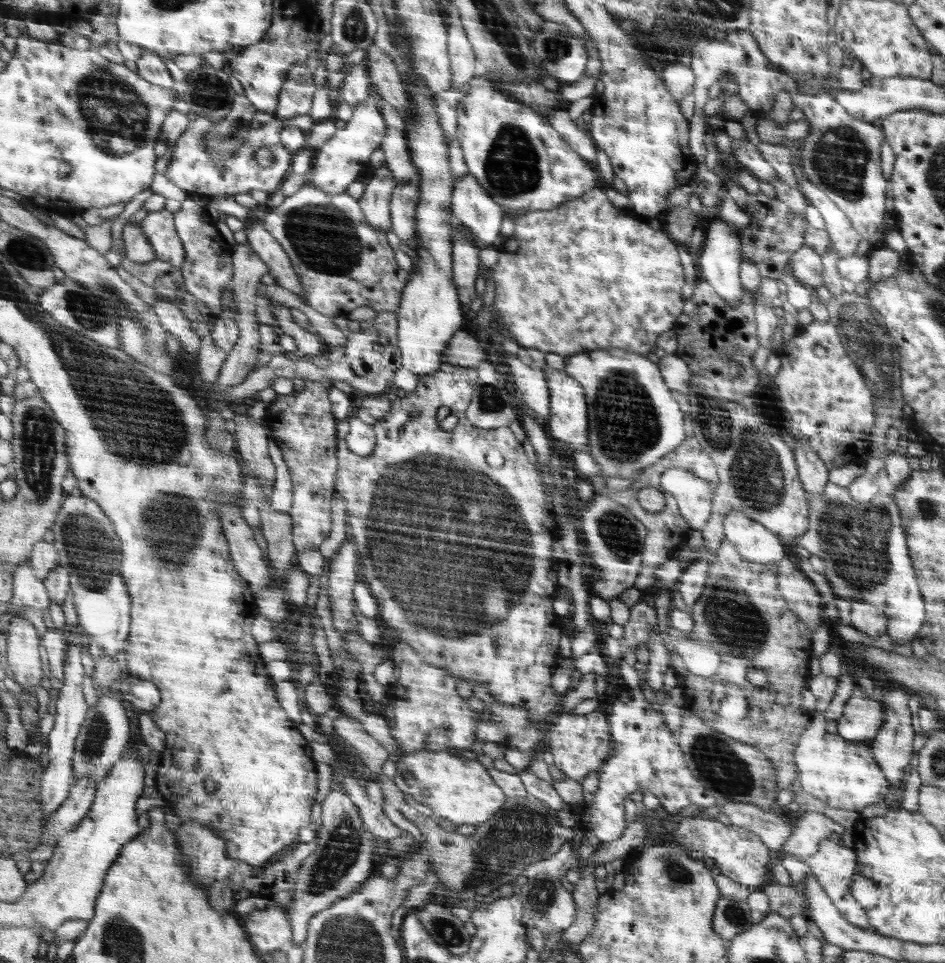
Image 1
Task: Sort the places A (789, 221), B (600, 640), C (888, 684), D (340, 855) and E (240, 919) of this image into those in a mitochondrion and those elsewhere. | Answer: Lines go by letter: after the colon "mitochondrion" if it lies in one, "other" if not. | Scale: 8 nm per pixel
A: mitochondrion
B: other
C: other
D: mitochondrion
E: other

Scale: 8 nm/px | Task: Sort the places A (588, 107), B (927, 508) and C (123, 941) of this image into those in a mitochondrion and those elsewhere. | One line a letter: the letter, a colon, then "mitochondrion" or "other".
A: other
B: mitochondrion
C: mitochondrion

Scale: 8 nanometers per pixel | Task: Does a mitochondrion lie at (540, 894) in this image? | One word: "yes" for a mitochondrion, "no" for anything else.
yes

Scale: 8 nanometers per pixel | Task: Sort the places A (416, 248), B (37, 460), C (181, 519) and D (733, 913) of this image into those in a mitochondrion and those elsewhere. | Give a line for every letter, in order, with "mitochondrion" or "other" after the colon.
A: other
B: mitochondrion
C: mitochondrion
D: mitochondrion

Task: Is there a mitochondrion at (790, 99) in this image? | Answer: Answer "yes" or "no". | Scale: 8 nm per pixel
no

